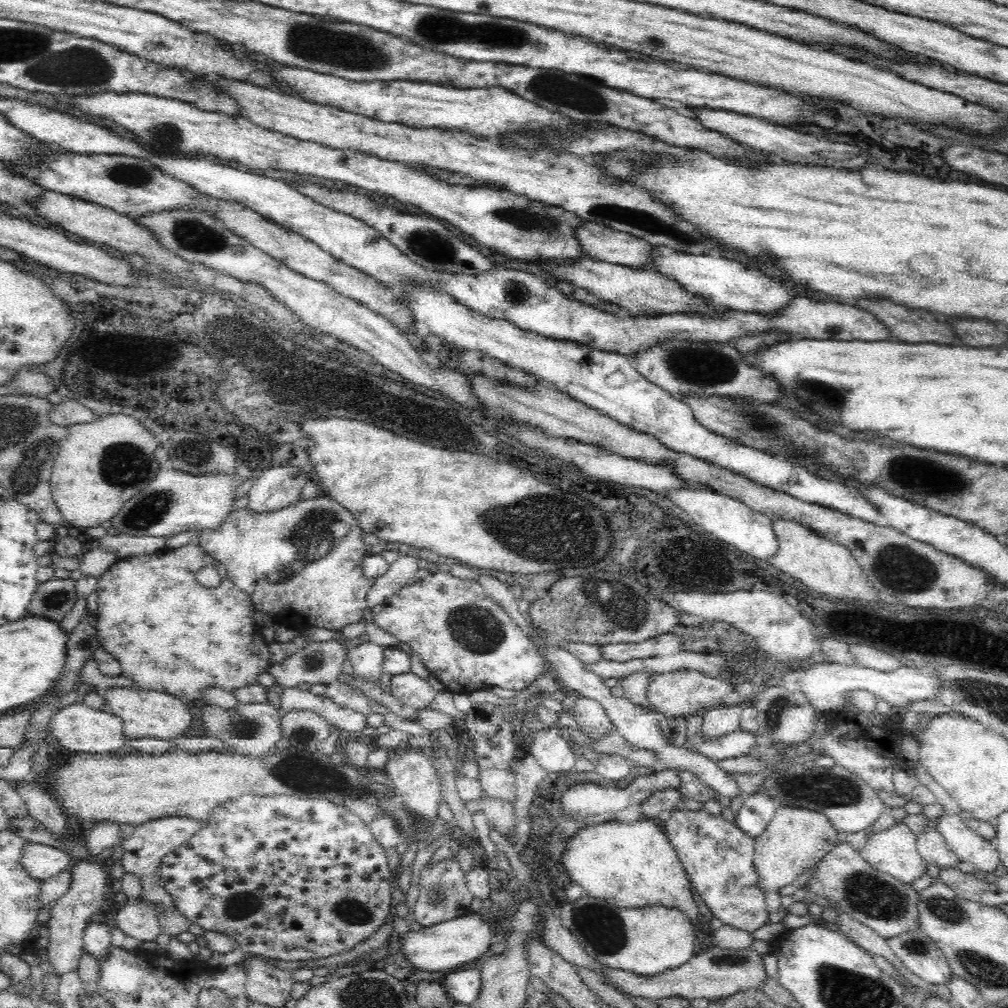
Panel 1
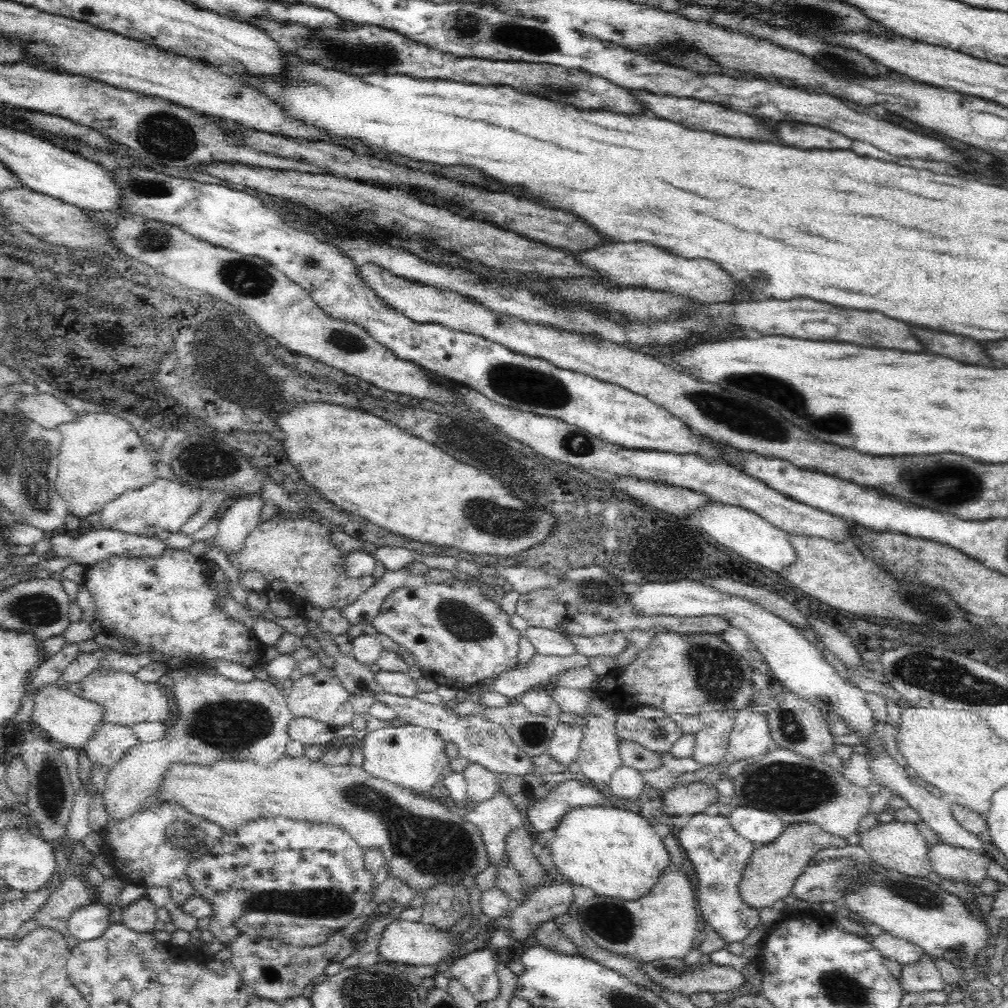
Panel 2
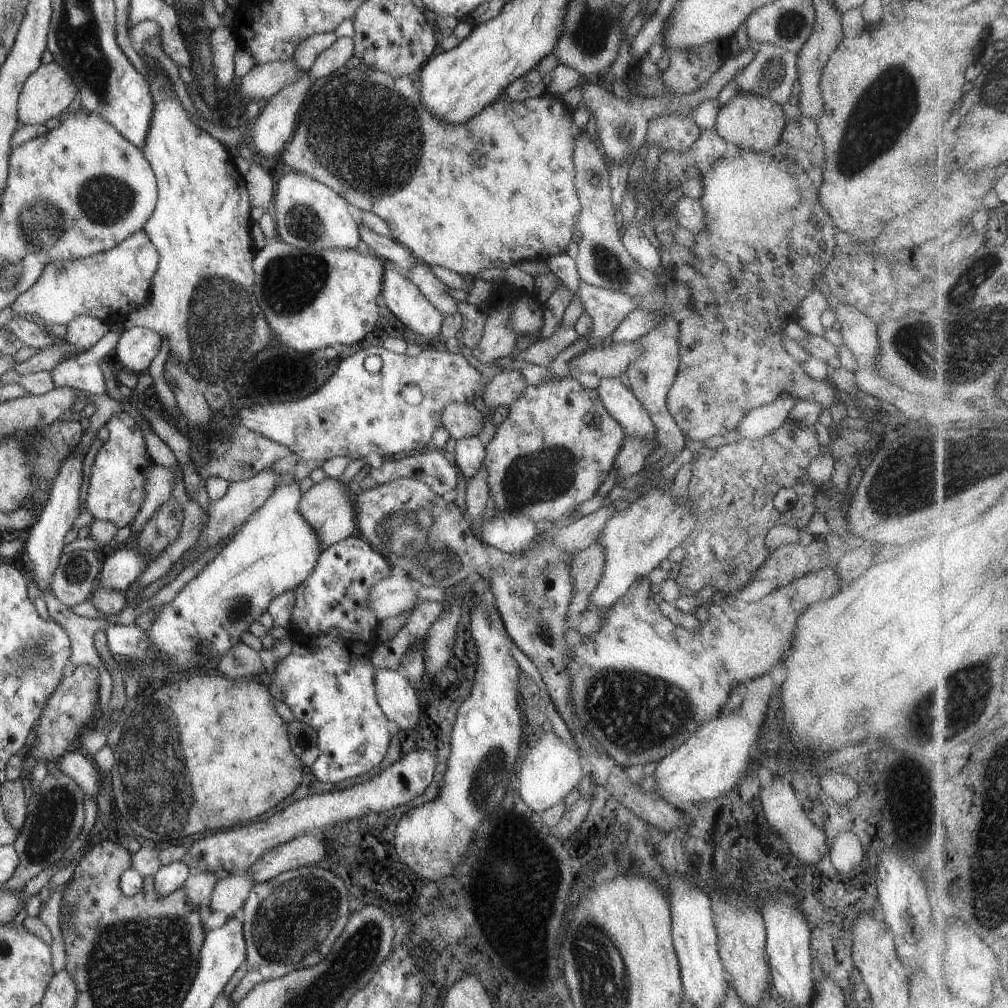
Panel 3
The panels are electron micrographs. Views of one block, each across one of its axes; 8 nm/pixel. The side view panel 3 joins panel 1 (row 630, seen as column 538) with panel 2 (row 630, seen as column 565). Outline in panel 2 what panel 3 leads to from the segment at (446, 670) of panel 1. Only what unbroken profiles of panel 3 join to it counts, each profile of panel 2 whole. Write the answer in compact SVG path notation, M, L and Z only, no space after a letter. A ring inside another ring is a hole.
M459 580L453 584L427 583L418 590L406 586L392 590L384 597L371 626L379 634L386 635L412 653L423 671L423 678L434 681L437 685L444 684L466 690L470 685L480 684L482 678L496 678L500 671L520 662L521 658L517 657L517 642L521 632L510 626L508 617L508 614L500 611L497 598L490 594L484 595L478 586Z

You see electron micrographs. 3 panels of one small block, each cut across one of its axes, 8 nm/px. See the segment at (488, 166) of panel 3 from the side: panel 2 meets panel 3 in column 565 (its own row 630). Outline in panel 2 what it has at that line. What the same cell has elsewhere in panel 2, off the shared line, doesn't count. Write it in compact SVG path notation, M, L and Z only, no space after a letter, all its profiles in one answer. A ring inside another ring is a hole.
M168 548L162 558L136 558L126 555L109 554L109 557L98 559L91 565L84 566L84 582L95 600L95 619L100 620L104 630L118 638L122 634L136 640L141 649L130 654L164 650L171 658L181 658L183 662L172 661L170 667L186 665L192 658L223 658L228 662L244 664L249 668L260 663L264 646L254 633L250 633L241 620L228 619L223 612L223 599L214 590L208 588L208 579L212 576L207 570L207 560L196 559L184 549ZM221 600L219 609L212 607L212 601Z

